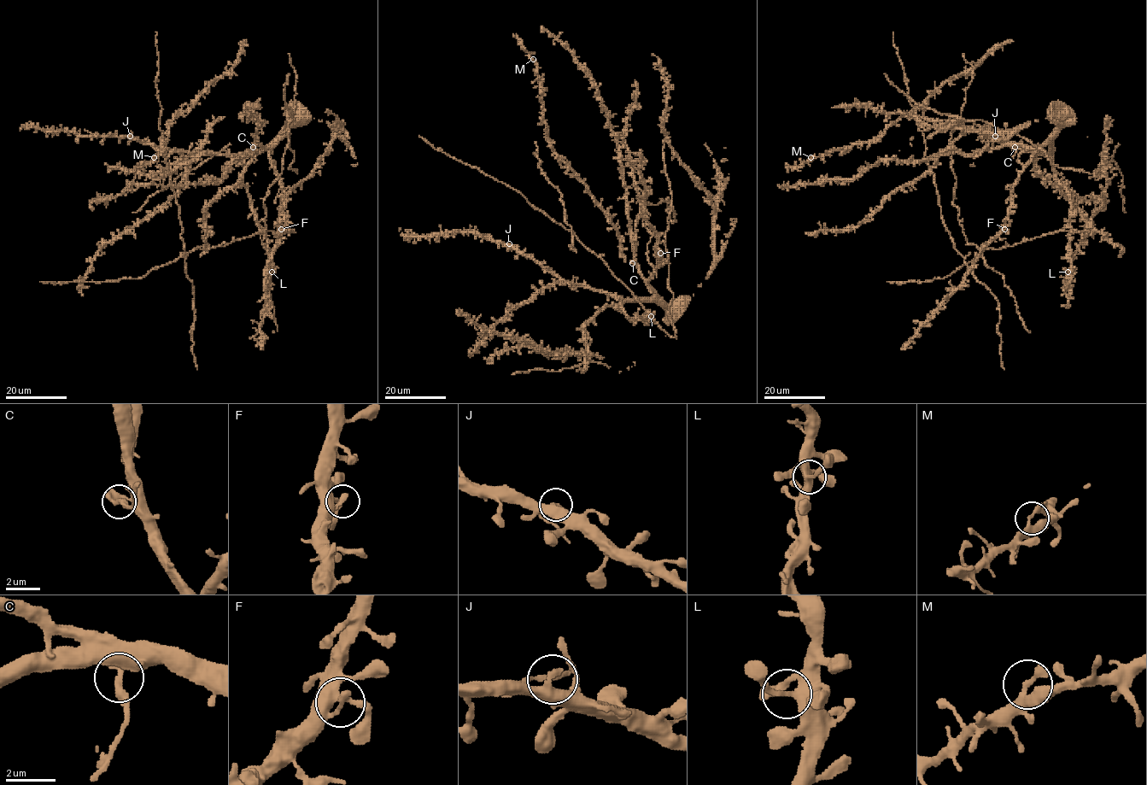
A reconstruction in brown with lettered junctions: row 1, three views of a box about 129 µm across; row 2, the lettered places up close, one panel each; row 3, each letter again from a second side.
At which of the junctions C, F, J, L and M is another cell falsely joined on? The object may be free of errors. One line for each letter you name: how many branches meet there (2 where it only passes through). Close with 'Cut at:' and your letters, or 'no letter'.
C: Branches: 2
Cut at: C

